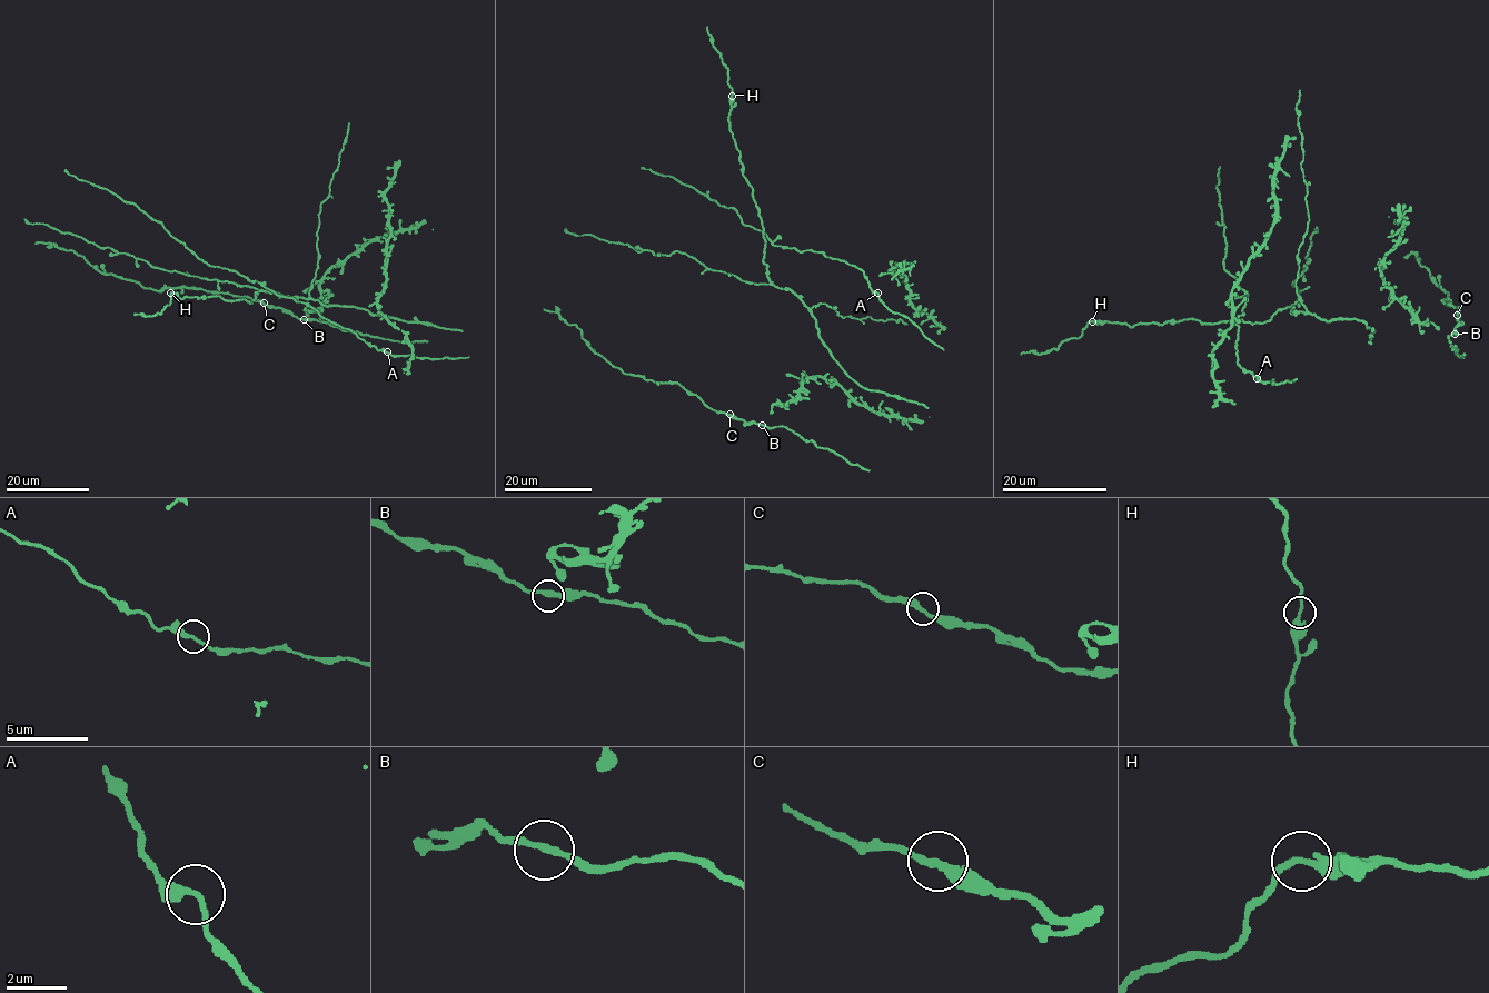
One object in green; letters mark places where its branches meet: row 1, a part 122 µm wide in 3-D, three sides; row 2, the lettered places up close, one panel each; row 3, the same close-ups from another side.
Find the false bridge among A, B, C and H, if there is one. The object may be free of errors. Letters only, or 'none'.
none

